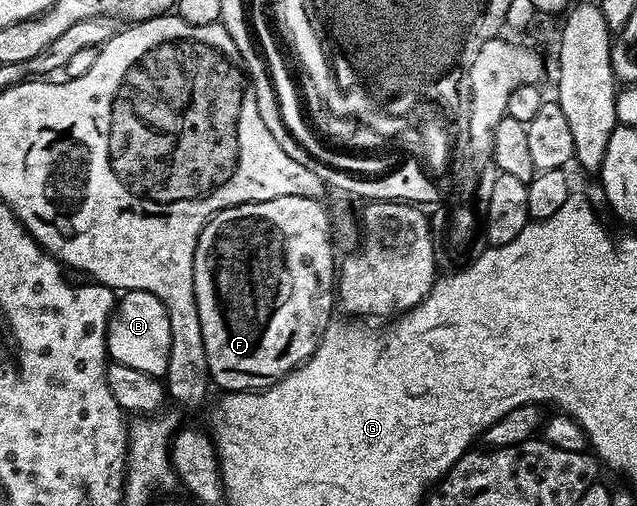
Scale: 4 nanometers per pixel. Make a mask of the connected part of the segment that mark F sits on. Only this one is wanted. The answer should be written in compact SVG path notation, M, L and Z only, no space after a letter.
M284 195L276 199L268 199L267 201L249 201L248 203L240 203L233 205L227 209L220 210L216 216L211 217L210 222L202 229L202 234L198 236L198 246L194 252L194 294L196 295L196 307L200 311L200 331L204 335L204 351L208 355L208 367L210 368L210 379L215 386L219 385L219 390L229 391L231 393L244 393L247 391L261 391L267 389L269 385L275 385L279 379L289 375L292 370L310 358L316 351L316 347L322 342L322 336L326 334L326 328L332 324L332 318L335 316L336 310L336 257L334 261L335 242L332 240L332 217L326 214L326 209L322 206L323 202L316 197L301 197L300 195Z

